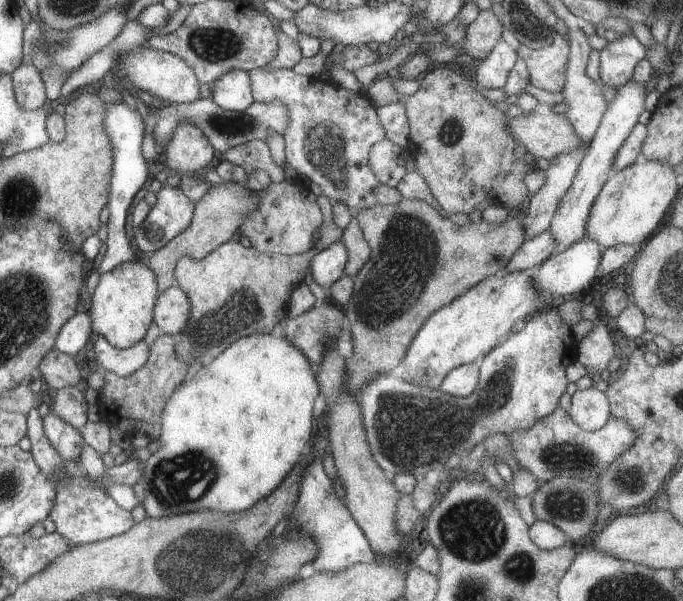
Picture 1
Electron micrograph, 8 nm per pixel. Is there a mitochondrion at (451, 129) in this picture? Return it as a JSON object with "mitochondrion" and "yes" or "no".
{"mitochondrion":"yes"}

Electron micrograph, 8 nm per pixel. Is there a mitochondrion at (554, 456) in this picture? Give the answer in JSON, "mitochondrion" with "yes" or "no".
{"mitochondrion":"yes"}

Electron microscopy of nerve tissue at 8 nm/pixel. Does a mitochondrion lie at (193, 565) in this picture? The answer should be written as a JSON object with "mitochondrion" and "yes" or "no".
{"mitochondrion":"yes"}

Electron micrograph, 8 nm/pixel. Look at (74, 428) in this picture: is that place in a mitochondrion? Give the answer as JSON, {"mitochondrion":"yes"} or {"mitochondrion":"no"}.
{"mitochondrion":"no"}

